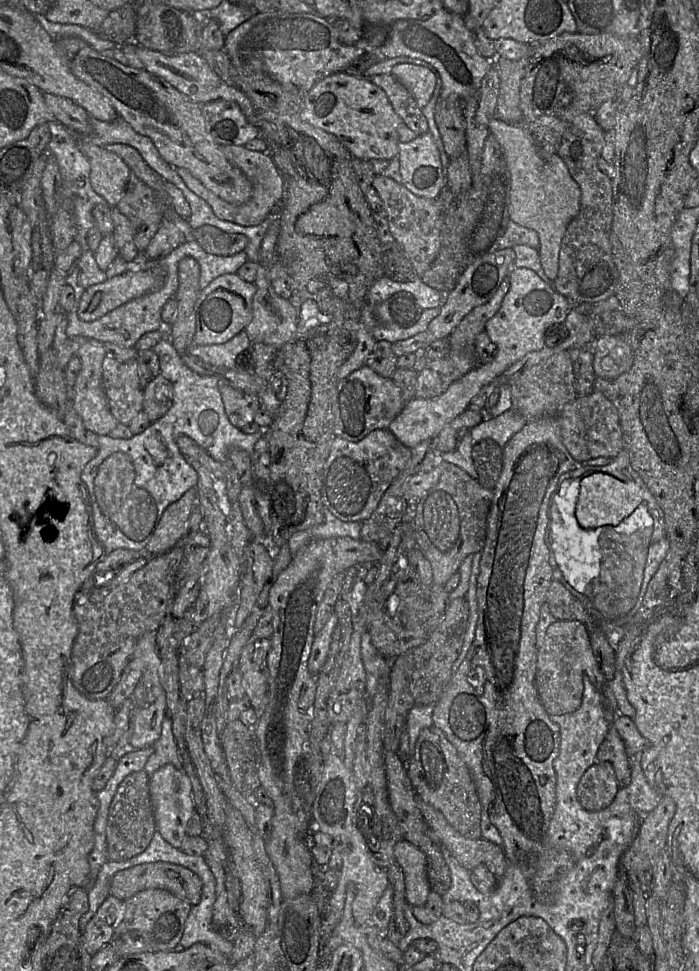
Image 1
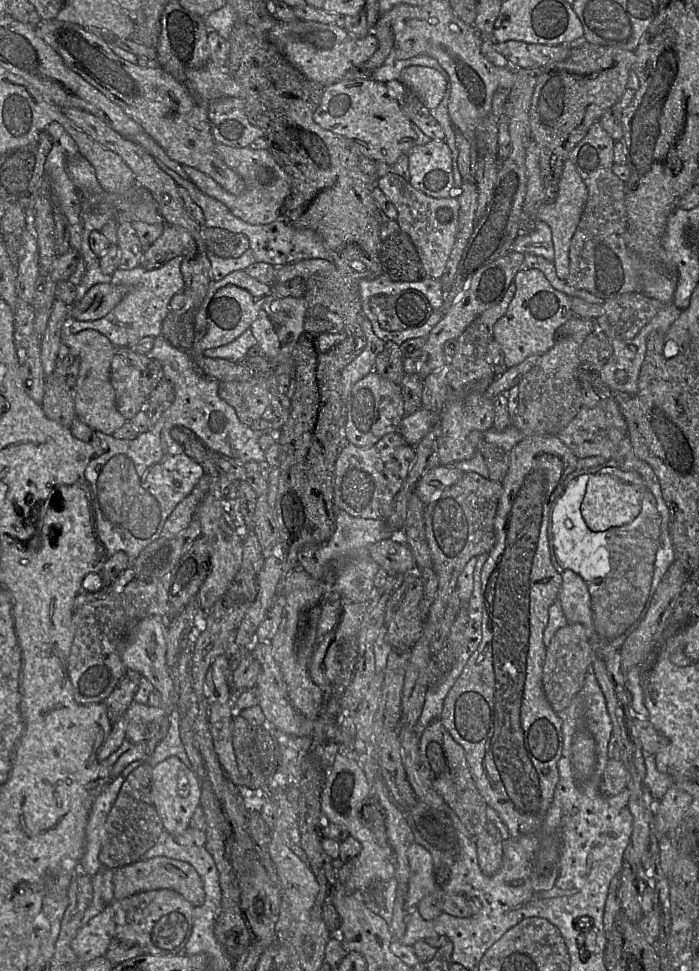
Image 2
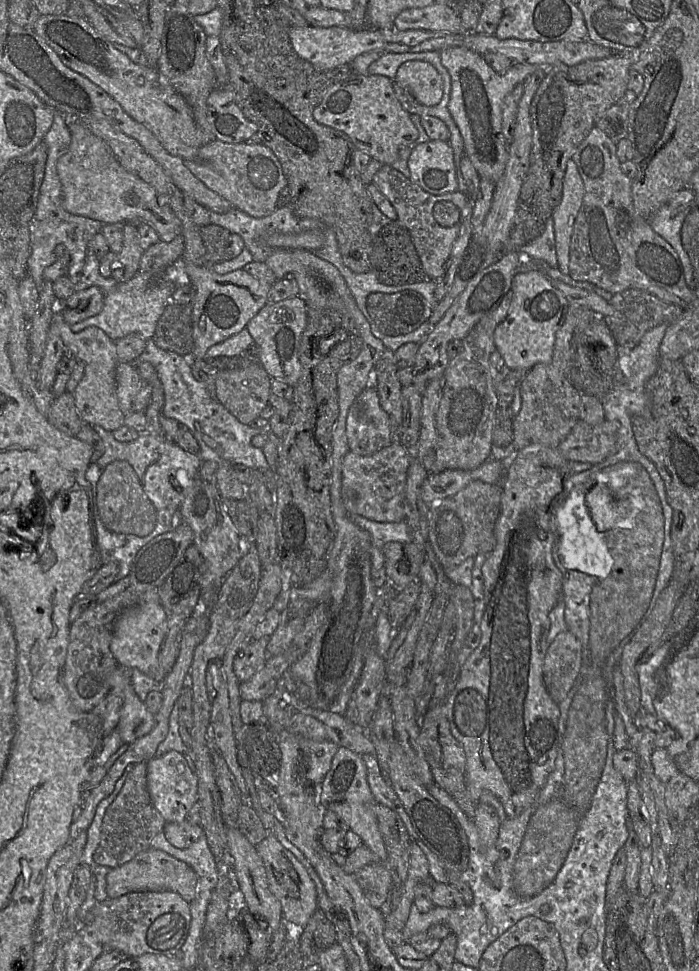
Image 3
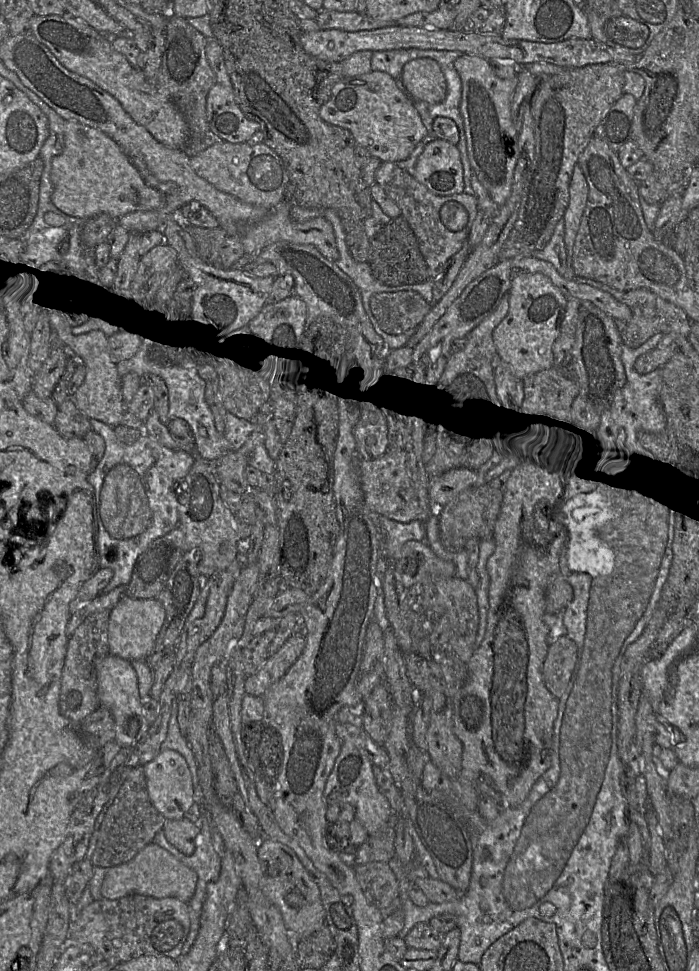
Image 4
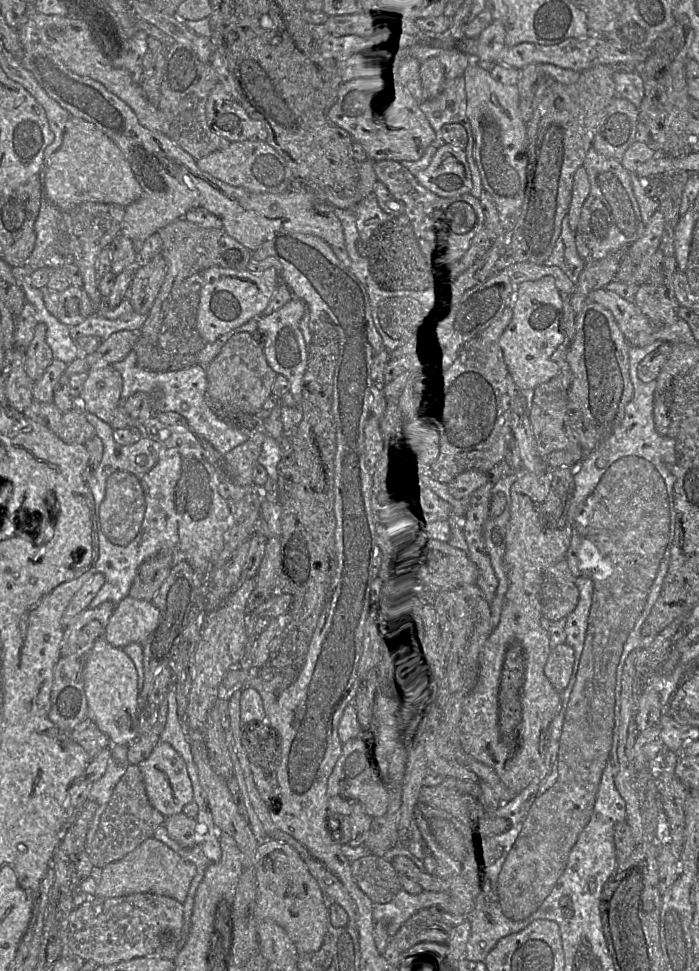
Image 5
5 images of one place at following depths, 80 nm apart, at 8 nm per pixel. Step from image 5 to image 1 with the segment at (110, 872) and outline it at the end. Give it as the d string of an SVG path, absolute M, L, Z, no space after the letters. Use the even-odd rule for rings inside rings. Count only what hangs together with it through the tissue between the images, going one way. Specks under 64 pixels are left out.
M158 861L118 871L111 880L110 895L124 901L142 890L164 889L194 906L200 902L202 888L202 880L193 871L178 864Z

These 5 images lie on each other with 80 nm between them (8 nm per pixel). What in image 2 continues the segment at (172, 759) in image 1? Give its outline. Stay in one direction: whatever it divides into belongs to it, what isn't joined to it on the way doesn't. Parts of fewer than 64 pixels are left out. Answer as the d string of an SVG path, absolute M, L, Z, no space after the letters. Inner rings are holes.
M176 706L169 714L167 734L155 747L153 754L148 759L148 764L153 767L172 756L179 758L185 765L192 769L180 737L179 712Z

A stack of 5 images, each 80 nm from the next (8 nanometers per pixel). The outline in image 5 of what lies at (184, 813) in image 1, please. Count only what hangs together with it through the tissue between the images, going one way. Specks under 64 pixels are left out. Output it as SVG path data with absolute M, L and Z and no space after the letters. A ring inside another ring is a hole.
M159 742L150 755L138 764L147 798L164 817L179 814L193 800L193 790L186 763L181 755L166 742Z

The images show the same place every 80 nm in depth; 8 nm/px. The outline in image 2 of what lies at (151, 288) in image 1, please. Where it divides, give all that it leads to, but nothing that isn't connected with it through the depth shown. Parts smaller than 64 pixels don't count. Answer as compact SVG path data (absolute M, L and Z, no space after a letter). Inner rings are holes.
M112 283L96 284L79 302L69 307L69 316L79 321L98 320L107 315L127 292L125 286Z

